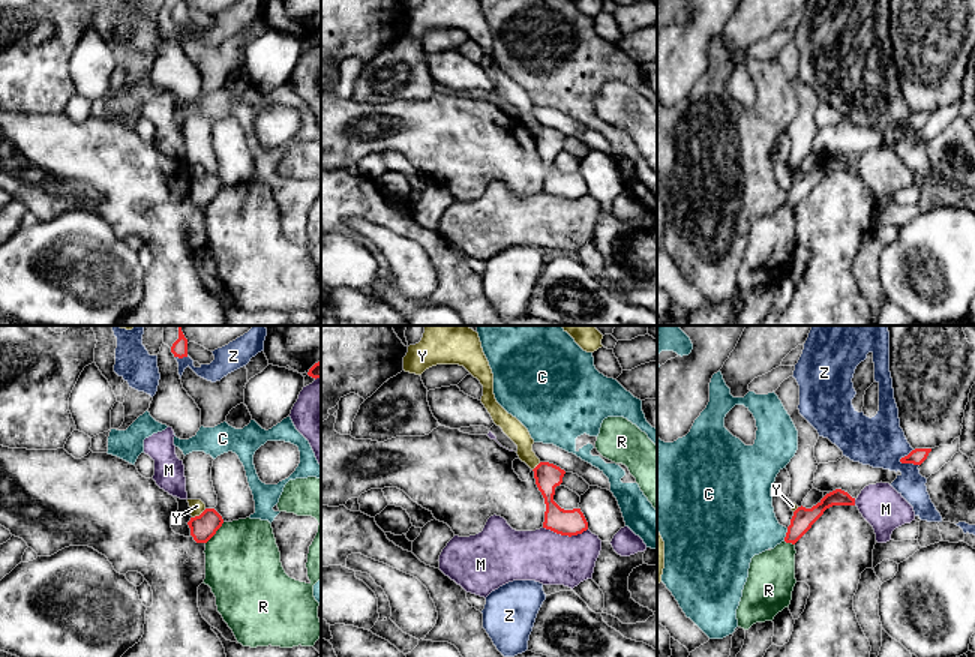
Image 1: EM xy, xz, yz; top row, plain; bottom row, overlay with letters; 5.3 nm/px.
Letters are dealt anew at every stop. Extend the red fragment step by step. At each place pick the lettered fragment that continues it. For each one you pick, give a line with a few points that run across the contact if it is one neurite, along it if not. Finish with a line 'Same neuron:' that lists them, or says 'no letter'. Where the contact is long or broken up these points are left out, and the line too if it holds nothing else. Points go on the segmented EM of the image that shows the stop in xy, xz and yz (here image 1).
Same neuron: no letter

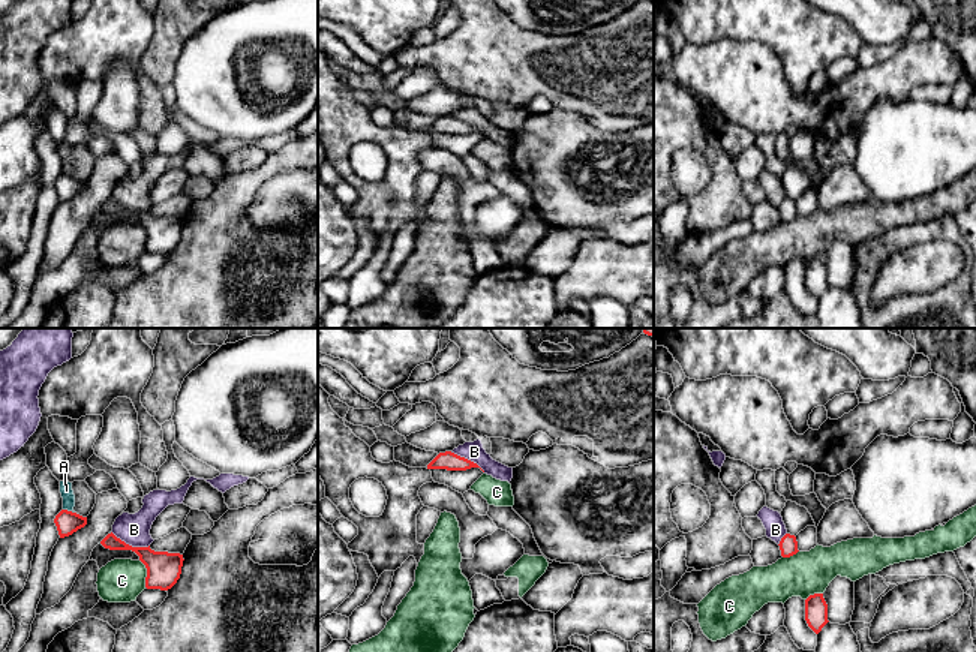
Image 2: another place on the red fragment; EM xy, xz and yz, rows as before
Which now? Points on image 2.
Same neuron: no letter

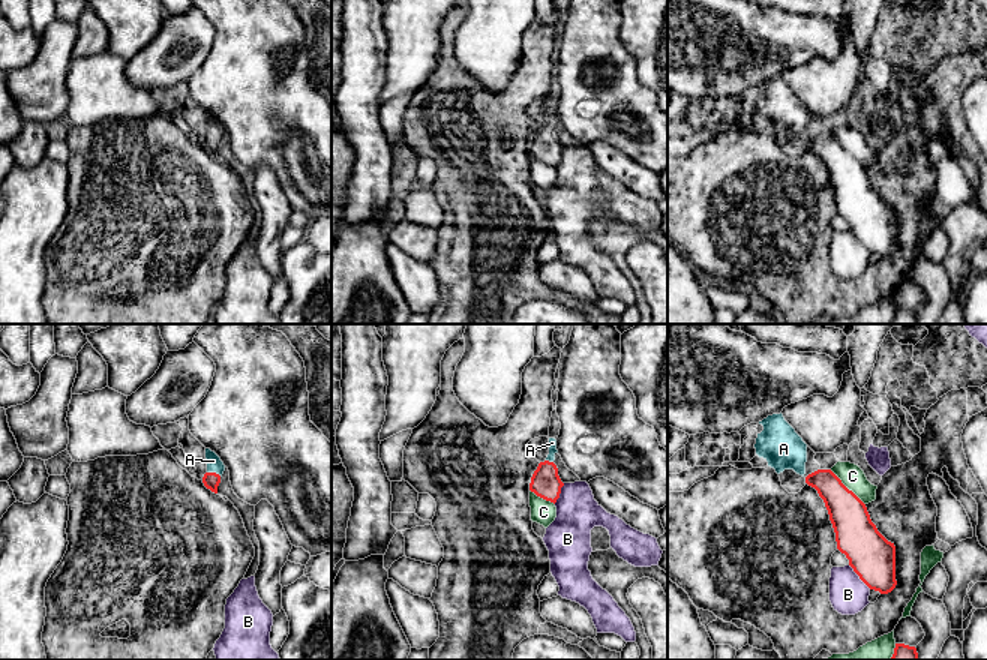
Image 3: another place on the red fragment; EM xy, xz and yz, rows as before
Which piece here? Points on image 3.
A: Line: xy (210, 480), (215, 473), (213, 461)
Same neuron: A

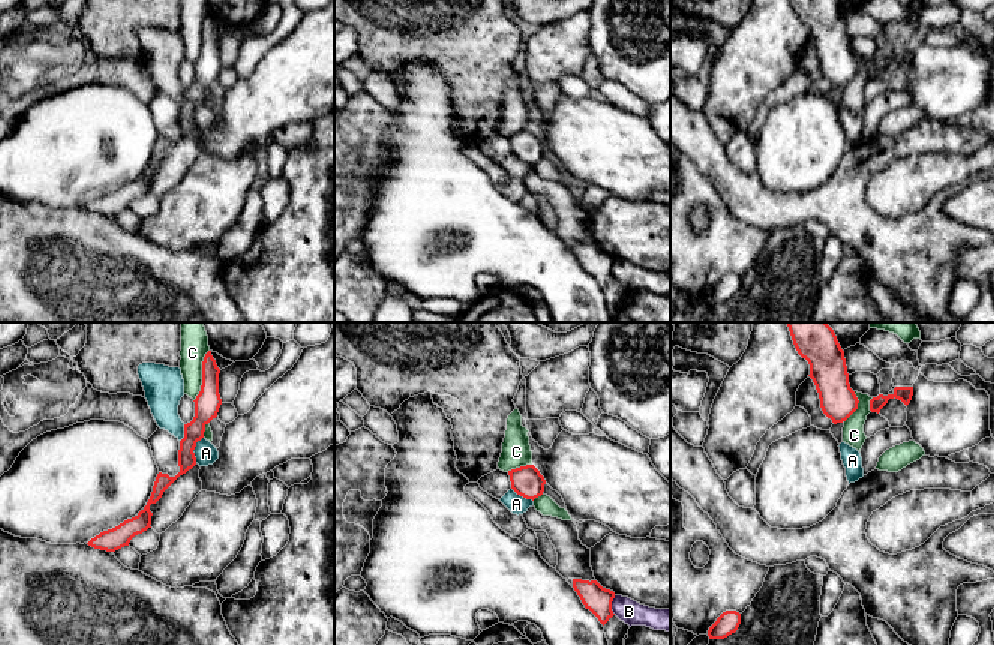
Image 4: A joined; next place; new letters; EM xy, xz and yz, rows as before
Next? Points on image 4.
Same neuron: no letter

